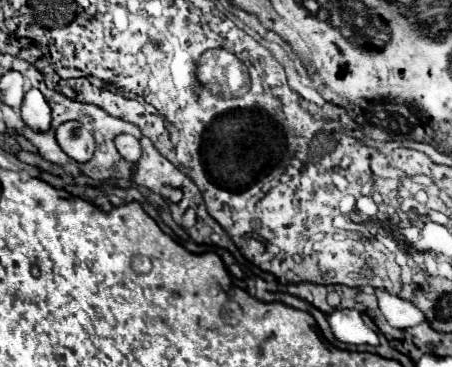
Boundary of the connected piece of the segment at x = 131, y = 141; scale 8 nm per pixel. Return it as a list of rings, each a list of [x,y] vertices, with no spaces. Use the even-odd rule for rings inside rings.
[[[119,134],[115,138],[115,148],[119,150],[119,154],[127,160],[127,162],[137,162],[139,154],[141,154],[141,146],[139,140],[129,136],[129,134]]]

